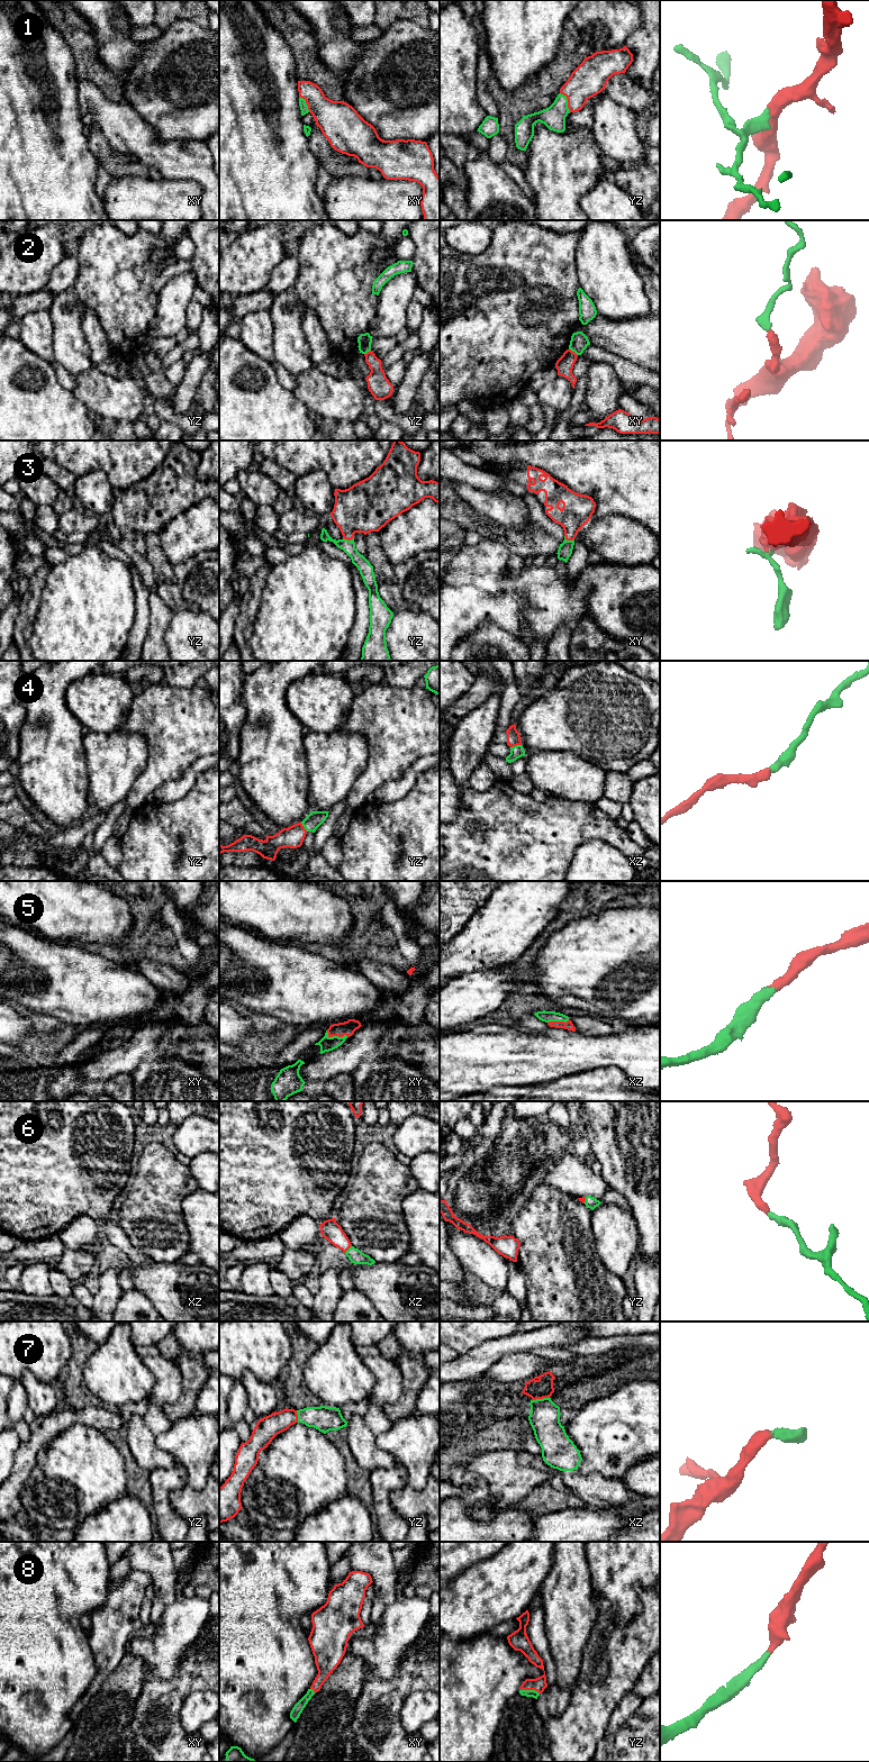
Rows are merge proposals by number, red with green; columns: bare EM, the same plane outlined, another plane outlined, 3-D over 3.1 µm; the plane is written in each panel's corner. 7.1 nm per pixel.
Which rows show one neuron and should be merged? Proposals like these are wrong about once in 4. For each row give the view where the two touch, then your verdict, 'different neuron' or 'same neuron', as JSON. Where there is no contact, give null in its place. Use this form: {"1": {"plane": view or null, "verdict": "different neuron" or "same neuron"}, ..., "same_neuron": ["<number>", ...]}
{"1": {"plane": "yz", "verdict": "same neuron"}, "2": {"plane": "xy", "verdict": "different neuron"}, "3": {"plane": "yz", "verdict": "same neuron"}, "4": {"plane": "xz", "verdict": "same neuron"}, "5": {"plane": "xy", "verdict": "same neuron"}, "6": {"plane": "xz", "verdict": "same neuron"}, "7": {"plane": "xz", "verdict": "same neuron"}, "8": {"plane": "yz", "verdict": "same neuron"}, "same_neuron": ["1", "3", "4", "5", "6", "7", "8"]}

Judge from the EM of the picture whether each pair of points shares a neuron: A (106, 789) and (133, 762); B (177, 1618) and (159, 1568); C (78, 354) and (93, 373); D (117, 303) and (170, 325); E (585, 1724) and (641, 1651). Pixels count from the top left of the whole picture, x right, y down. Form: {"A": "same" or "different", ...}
{"A": "same", "B": "different", "C": "different", "D": "different", "E": "same"}

